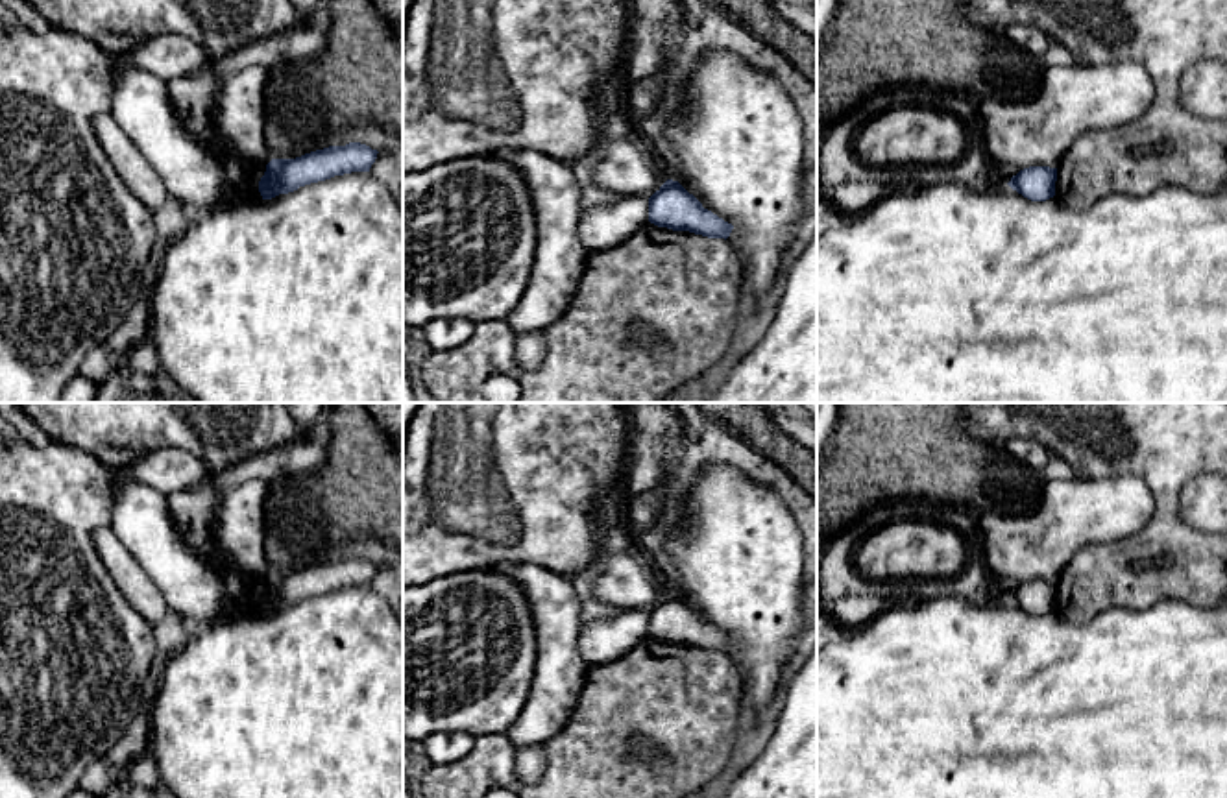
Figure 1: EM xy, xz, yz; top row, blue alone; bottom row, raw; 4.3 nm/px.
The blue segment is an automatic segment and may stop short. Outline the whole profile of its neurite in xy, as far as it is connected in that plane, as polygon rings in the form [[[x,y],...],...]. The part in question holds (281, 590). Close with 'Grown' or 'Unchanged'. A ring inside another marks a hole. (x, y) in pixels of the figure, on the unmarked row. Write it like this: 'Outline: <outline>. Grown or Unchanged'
Outline: [[[349,556],[346,560],[316,563],[296,573],[272,573],[259,595],[259,606],[262,613],[272,613],[334,589],[370,586],[377,567],[377,563],[366,558]]]. Unchanged

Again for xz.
Outline: [[[667,593],[649,611],[649,635],[673,645],[689,645],[708,652],[728,652],[734,639],[704,623],[678,595]]]. Unchanged

